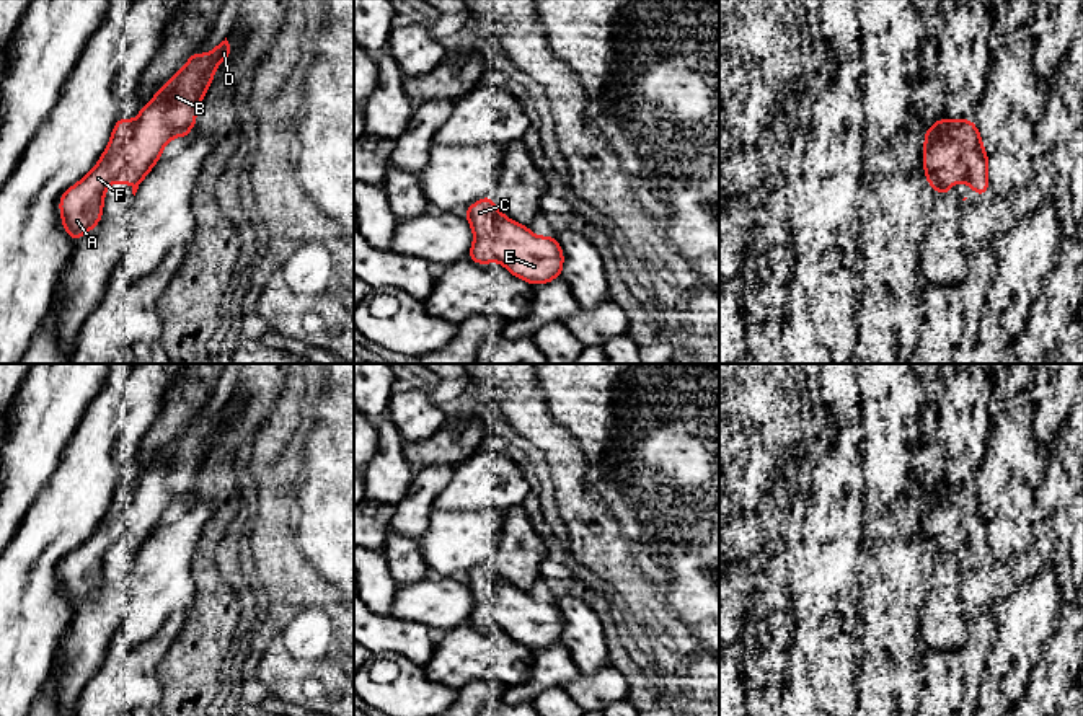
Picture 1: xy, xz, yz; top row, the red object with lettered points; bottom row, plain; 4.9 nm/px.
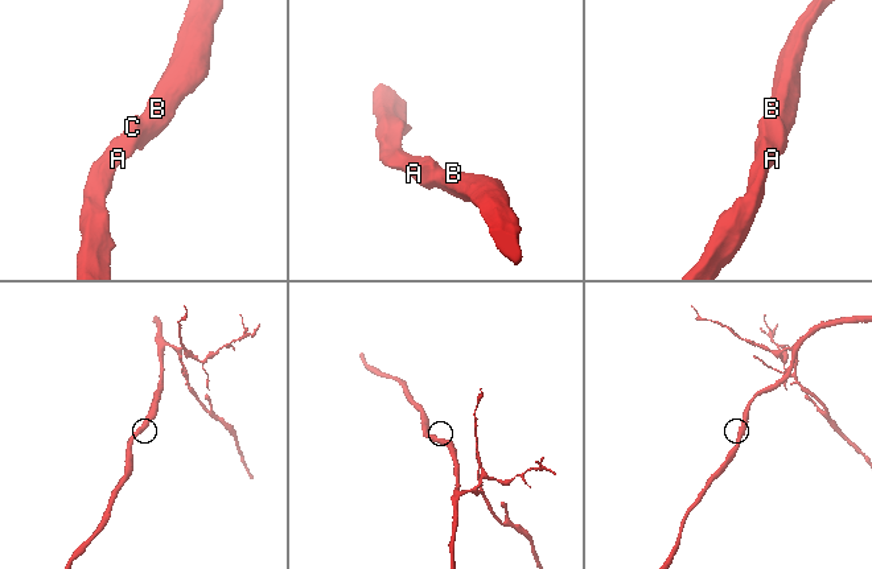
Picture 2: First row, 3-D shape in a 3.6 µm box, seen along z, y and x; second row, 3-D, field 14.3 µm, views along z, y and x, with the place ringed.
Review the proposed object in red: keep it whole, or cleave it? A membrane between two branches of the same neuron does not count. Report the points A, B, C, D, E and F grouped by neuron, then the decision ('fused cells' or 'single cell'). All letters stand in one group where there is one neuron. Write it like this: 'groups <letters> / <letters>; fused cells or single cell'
groups A B C D E F; single cell

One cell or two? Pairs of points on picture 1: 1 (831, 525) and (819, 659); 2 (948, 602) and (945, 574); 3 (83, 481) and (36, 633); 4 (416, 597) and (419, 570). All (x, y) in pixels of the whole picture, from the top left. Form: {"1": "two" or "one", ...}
{"1": "one", "2": "one", "3": "one", "4": "two"}

